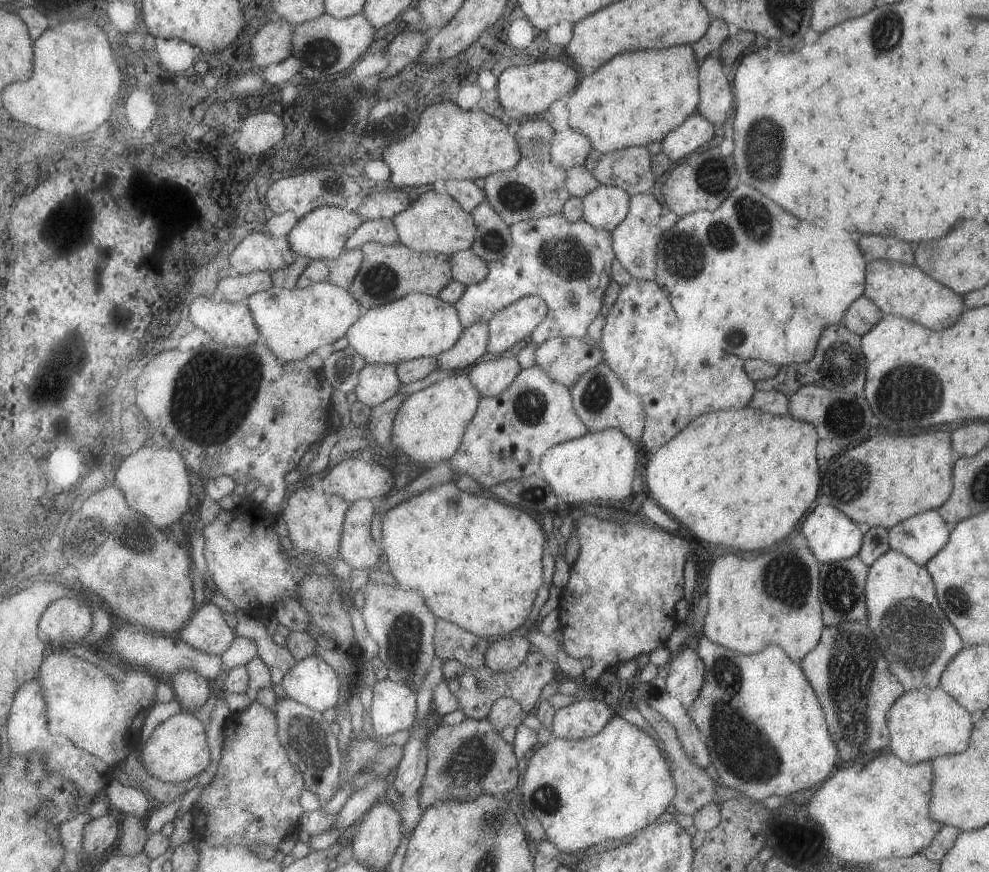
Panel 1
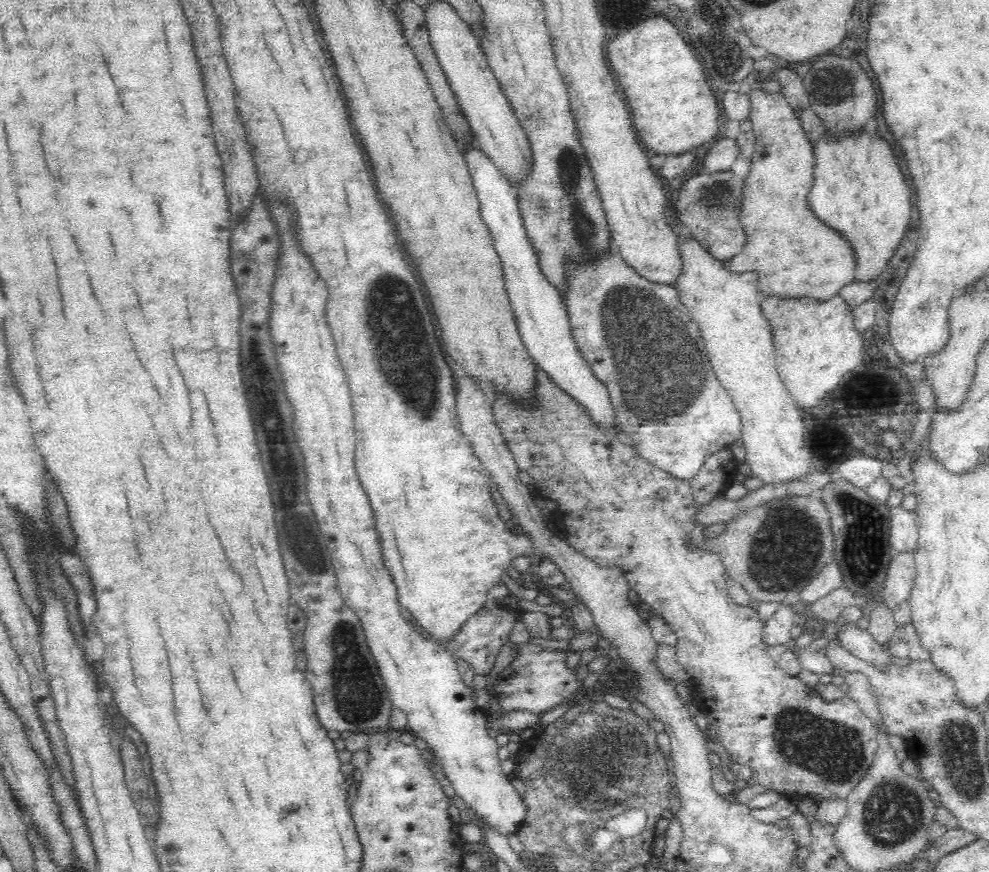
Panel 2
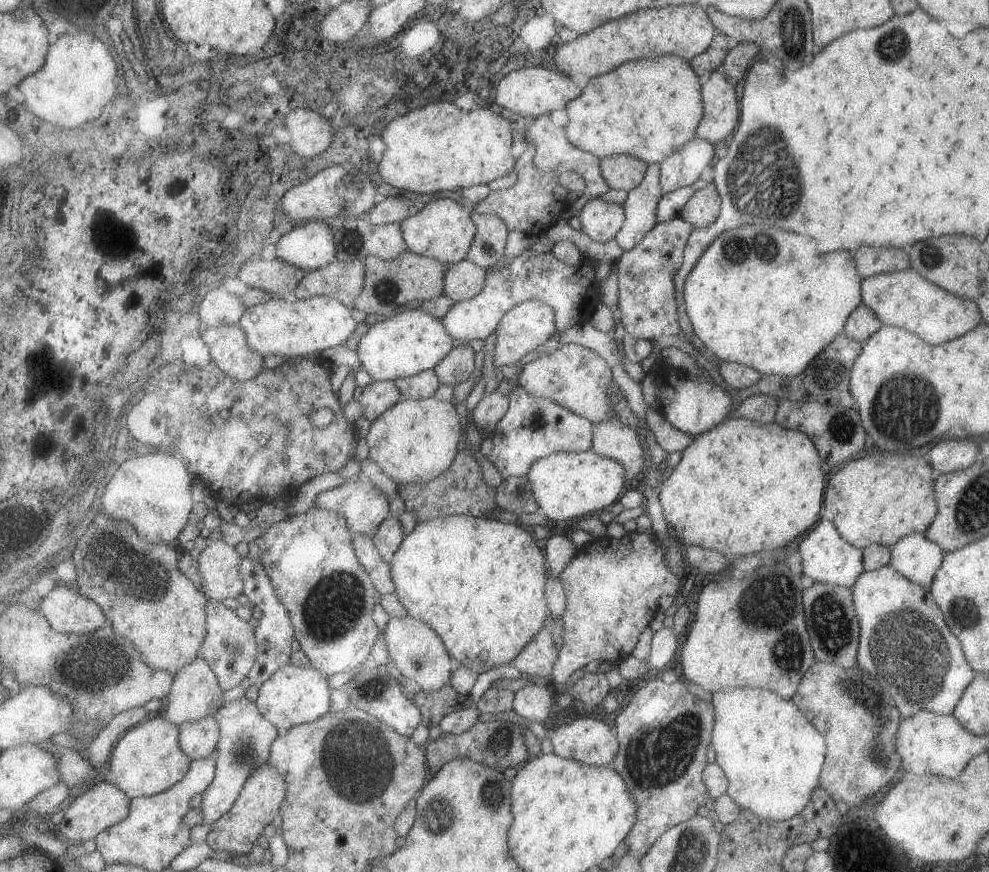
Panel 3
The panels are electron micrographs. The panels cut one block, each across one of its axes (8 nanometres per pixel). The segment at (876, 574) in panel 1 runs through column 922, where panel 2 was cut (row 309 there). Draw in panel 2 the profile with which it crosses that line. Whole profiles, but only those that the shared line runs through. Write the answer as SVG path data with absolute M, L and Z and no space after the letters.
M613 247L603 257L583 263L572 263L567 266L567 293L565 294L563 303L566 307L572 335L578 345L579 351L586 359L586 362L590 363L594 376L599 381L602 381L608 389L608 396L615 408L617 426L620 426L621 430L629 434L627 437L629 443L632 444L634 442L632 445L642 458L656 465L660 470L671 474L674 478L690 482L700 472L706 457L716 454L719 450L726 449L729 444L741 438L741 422L738 409L734 407L730 395L715 375L715 370L712 368L708 353L706 353L704 341L702 341L698 326L694 323L690 313L688 313L688 309L682 304L675 287L672 287L672 285L650 283L650 281L642 278L634 269L626 265L626 261L620 257L619 250Z

